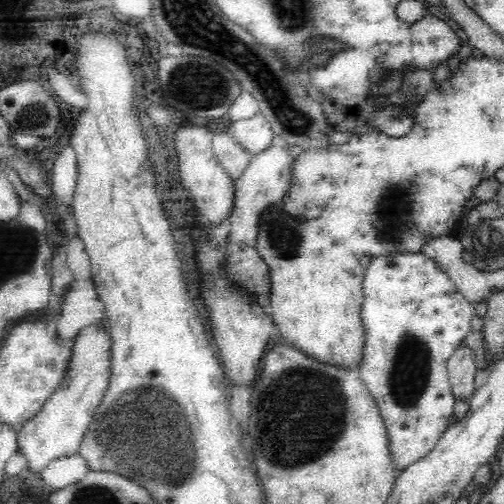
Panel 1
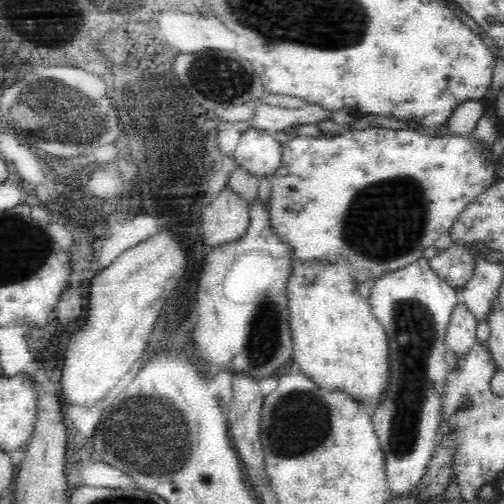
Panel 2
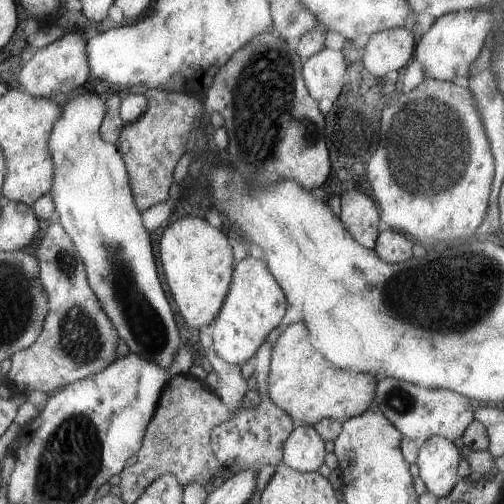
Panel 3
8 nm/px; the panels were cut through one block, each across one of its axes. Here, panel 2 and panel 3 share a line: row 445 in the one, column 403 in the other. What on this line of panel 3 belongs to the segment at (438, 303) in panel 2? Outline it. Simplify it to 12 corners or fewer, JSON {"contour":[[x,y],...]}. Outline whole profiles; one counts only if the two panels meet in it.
{"contour":[[381,378],[375,404],[417,444],[463,436],[475,410],[451,390]]}

